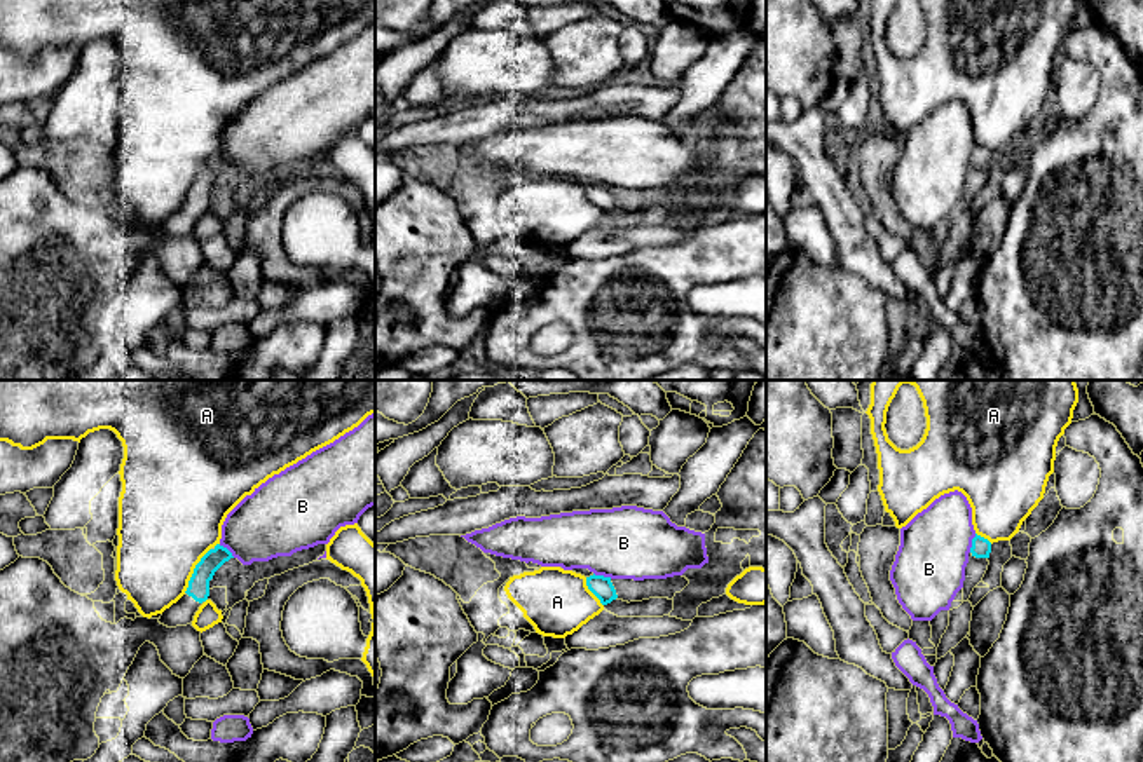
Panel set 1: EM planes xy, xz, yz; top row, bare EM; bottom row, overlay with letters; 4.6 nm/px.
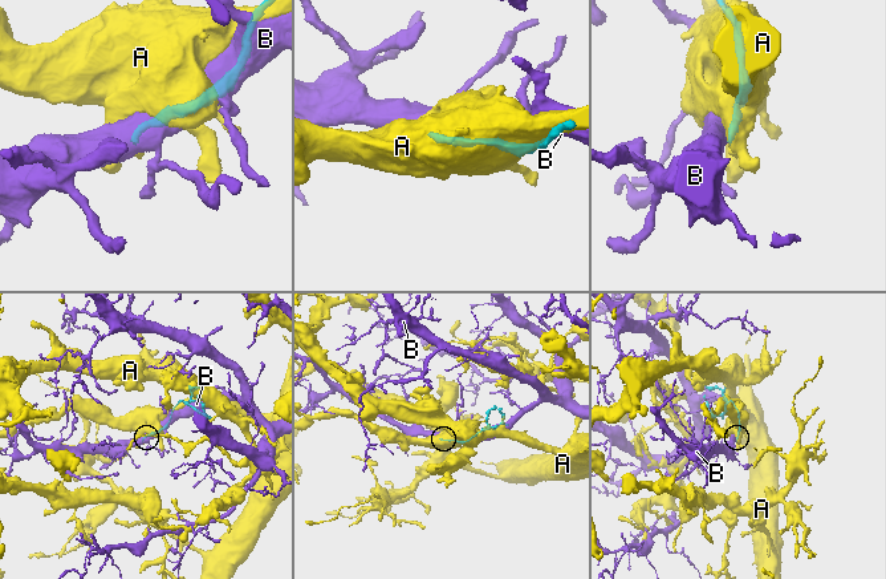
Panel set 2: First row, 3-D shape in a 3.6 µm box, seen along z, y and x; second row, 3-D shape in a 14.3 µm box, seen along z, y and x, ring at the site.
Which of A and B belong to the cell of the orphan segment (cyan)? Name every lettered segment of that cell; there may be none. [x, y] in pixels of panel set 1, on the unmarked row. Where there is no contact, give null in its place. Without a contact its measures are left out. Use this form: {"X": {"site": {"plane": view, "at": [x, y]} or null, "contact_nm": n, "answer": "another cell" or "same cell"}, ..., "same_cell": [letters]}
{"A": {"site": {"plane": "xy", "at": [194, 180]}, "contact_nm": 240, "answer": "another cell"}, "B": {"site": {"plane": "yz", "at": [972, 152]}, "contact_nm": 90, "answer": "another cell"}, "same_cell": []}

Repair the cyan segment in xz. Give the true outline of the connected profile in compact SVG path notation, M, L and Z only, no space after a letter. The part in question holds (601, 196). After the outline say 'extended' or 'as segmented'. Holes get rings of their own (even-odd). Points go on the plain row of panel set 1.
M604 185L586 187L588 199L600 209L602 214L611 213L613 209L623 211L642 211L649 208L668 208L672 209L681 202L689 190L682 185L674 185L667 188L611 188Z; extended

